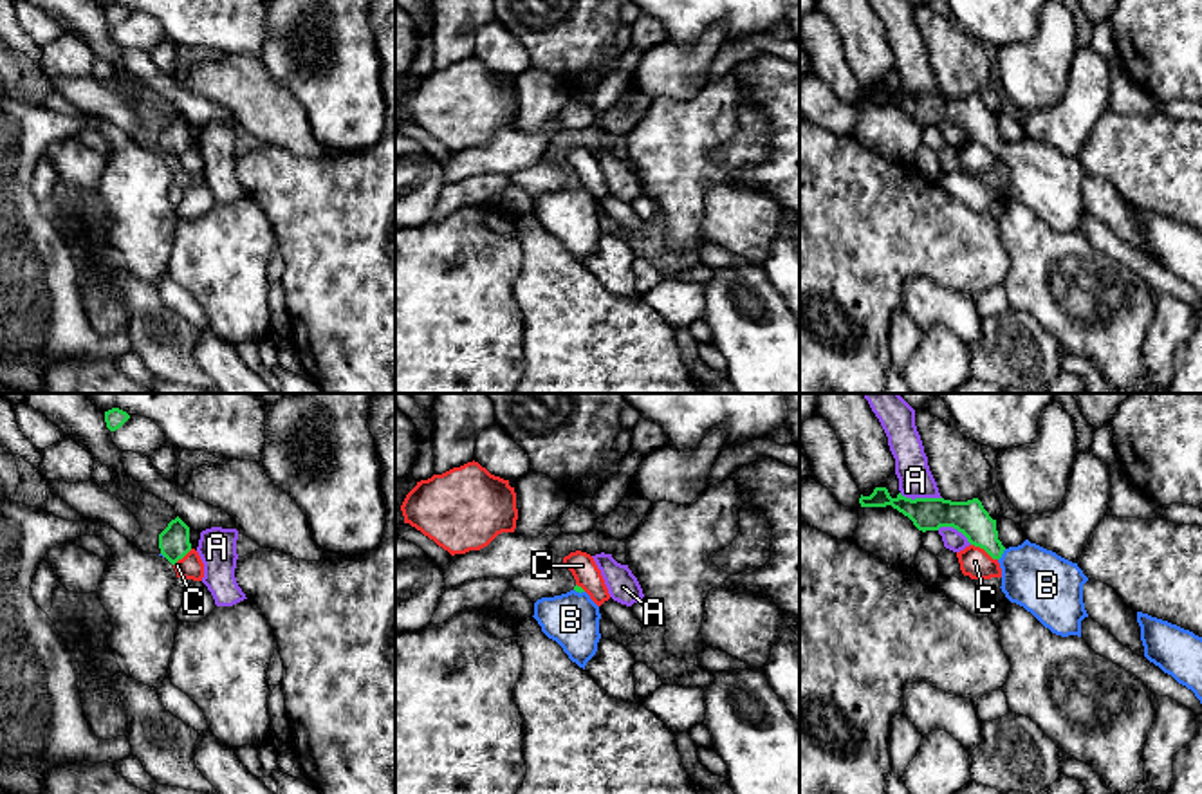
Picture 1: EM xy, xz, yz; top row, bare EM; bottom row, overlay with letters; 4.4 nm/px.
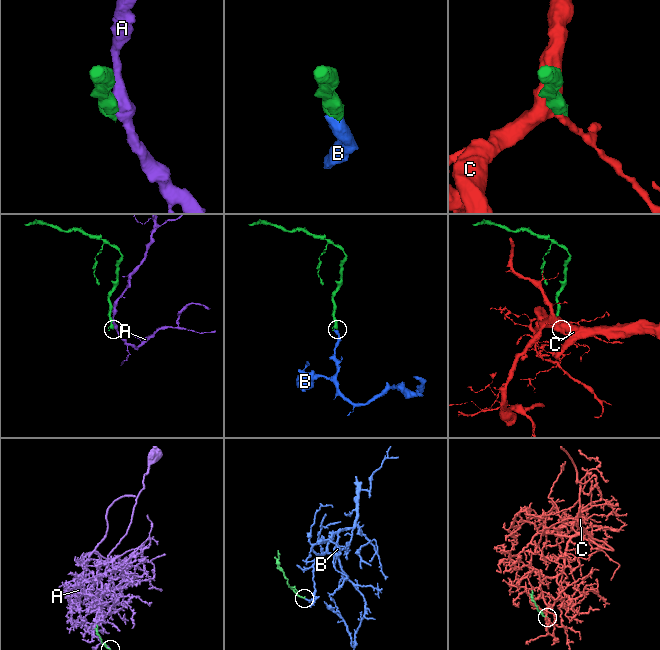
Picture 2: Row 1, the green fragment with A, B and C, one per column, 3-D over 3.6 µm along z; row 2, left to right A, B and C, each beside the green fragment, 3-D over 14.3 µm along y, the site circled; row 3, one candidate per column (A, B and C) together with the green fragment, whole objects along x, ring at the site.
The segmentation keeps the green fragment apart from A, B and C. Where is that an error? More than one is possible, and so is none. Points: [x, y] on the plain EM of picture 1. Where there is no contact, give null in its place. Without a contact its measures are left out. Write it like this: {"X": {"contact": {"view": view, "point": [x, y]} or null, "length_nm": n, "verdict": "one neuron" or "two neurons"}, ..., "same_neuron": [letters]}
{"A": {"contact": {"view": "yz", "point": [921, 94]}, "length_nm": 190, "verdict": "two neurons"}, "B": {"contact": {"view": "yz", "point": [1002, 148]}, "length_nm": 70, "verdict": "one neuron"}, "C": {"contact": {"view": "yz", "point": [984, 145]}, "length_nm": 140, "verdict": "two neurons"}, "same_neuron": ["B"]}

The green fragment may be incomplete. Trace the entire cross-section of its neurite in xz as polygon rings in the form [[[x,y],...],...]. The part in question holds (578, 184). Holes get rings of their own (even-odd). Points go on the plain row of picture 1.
[[[581,184],[541,193],[534,198],[534,211],[541,227],[556,236],[572,258],[585,265],[587,258],[596,251],[599,229],[599,202]]]

